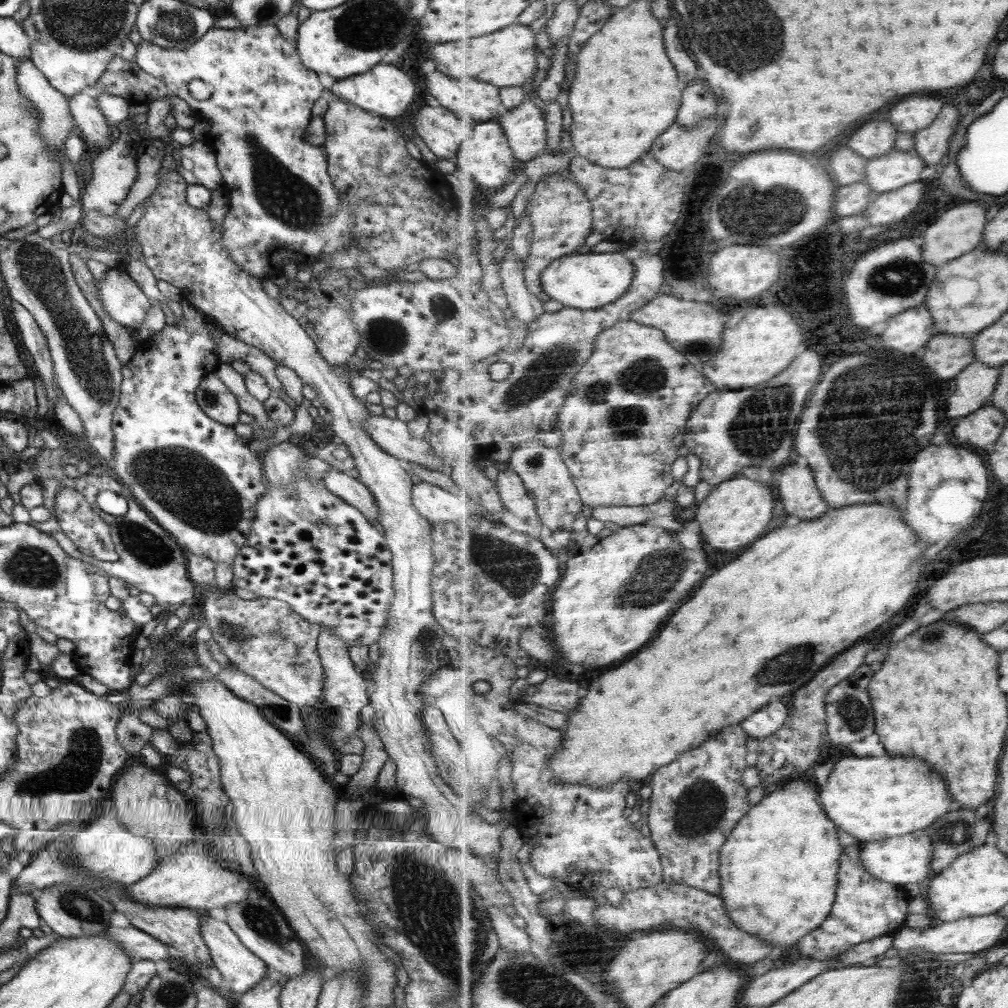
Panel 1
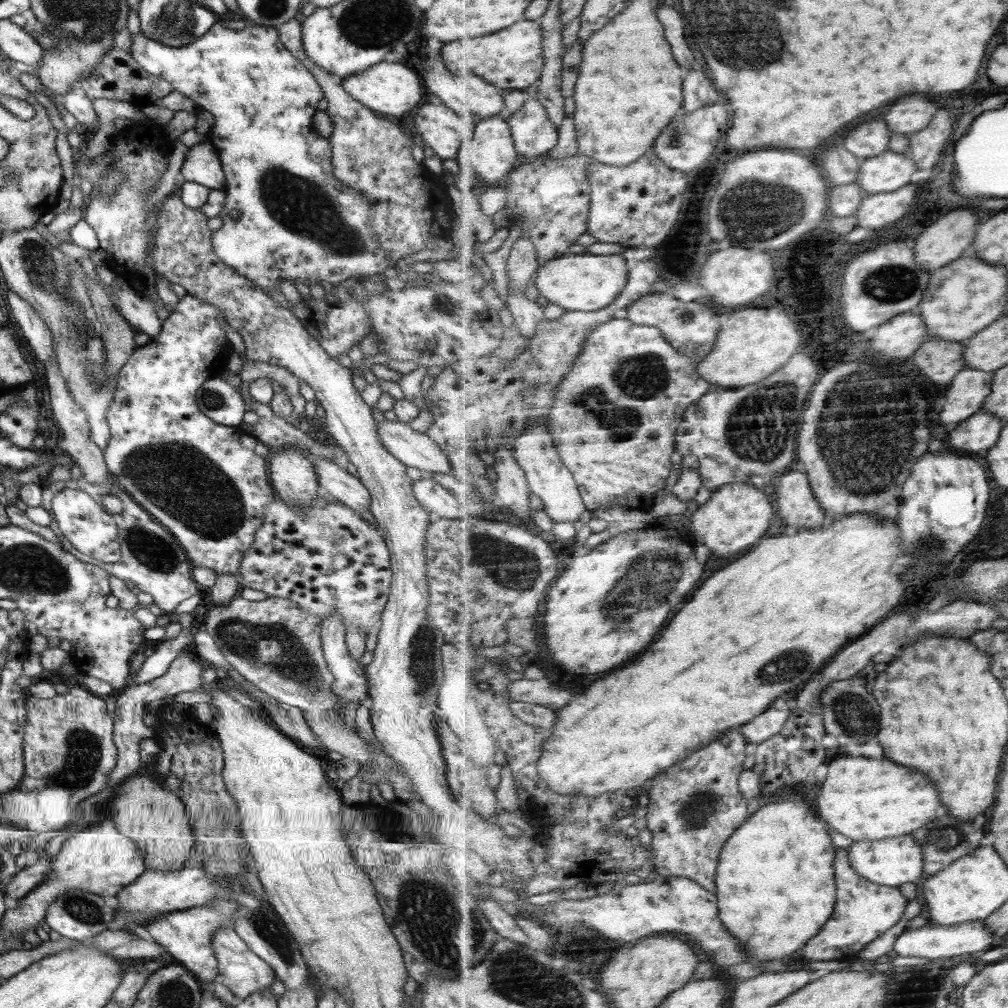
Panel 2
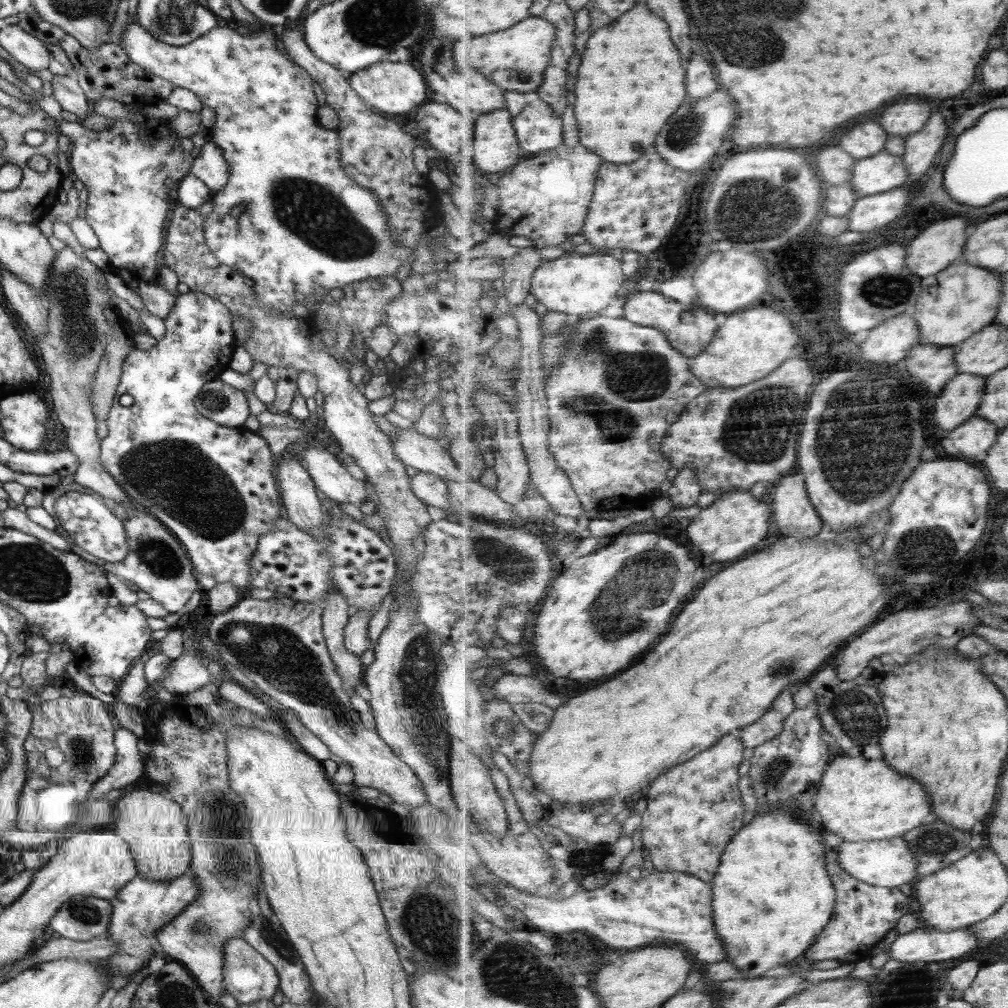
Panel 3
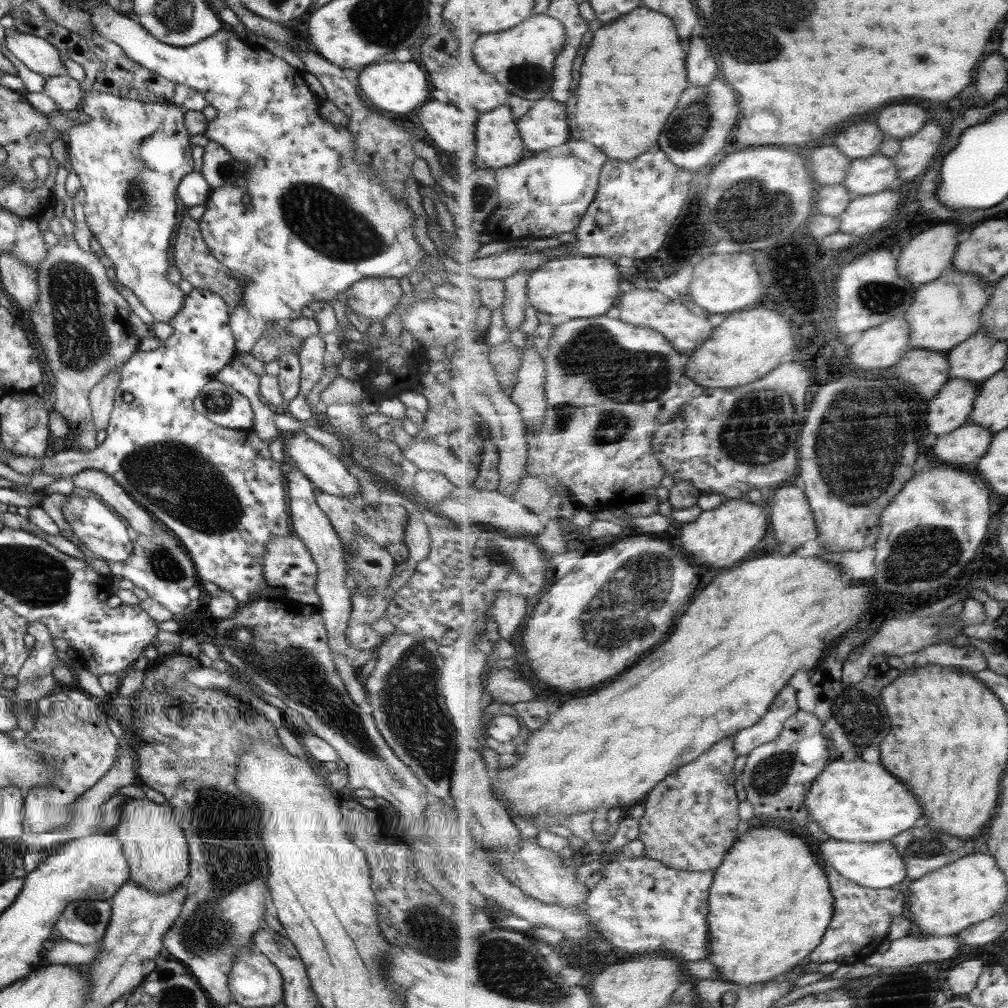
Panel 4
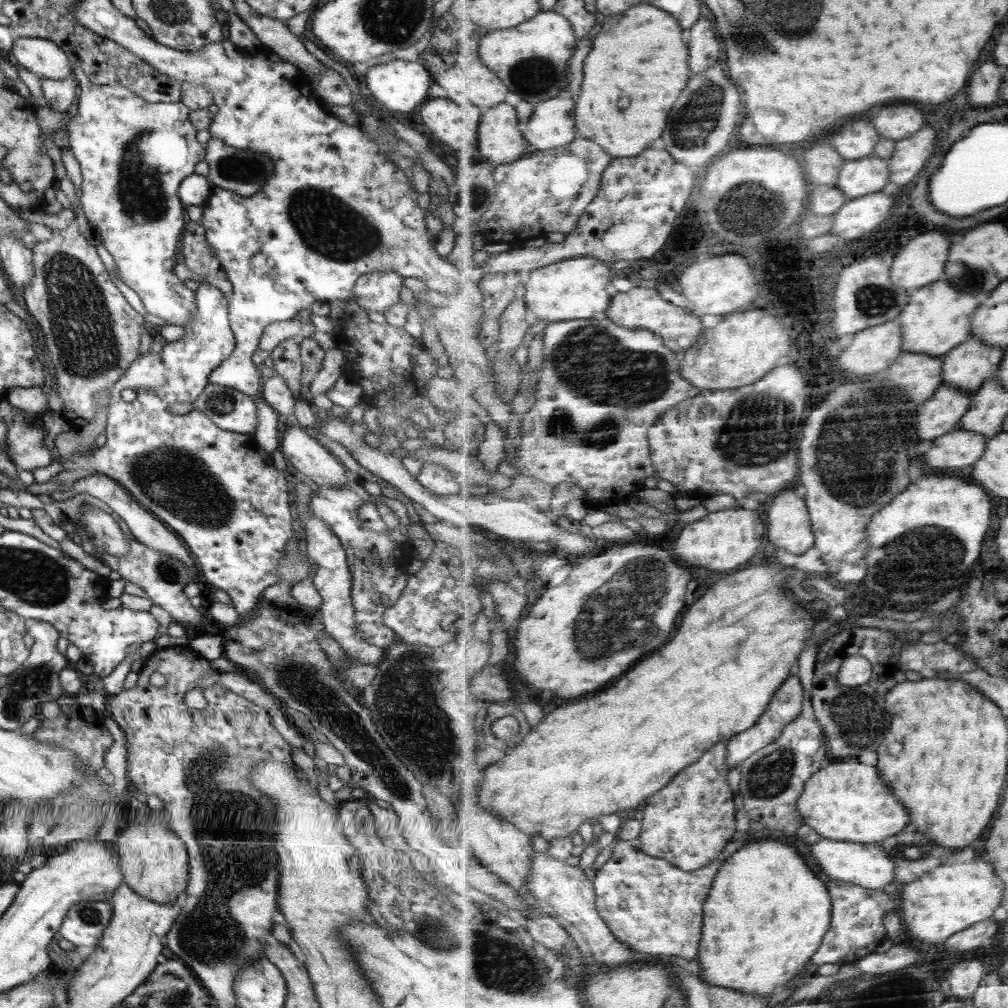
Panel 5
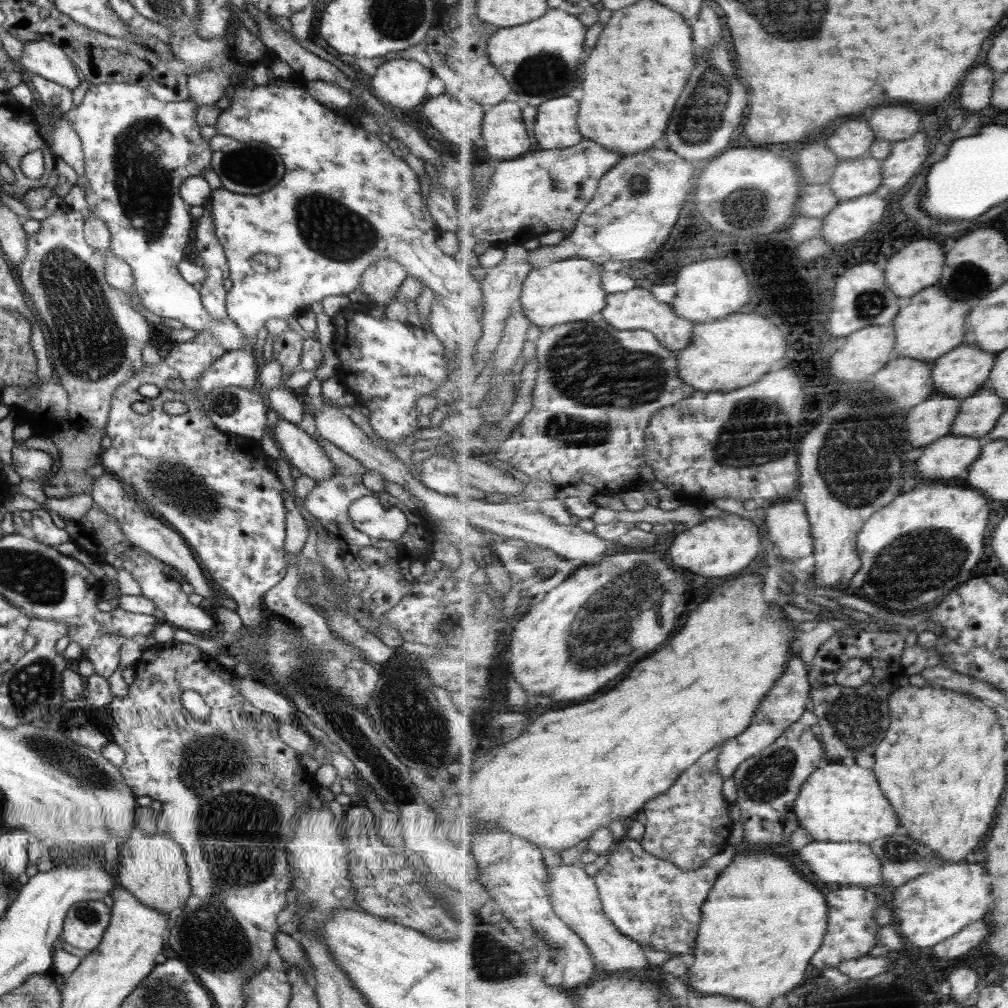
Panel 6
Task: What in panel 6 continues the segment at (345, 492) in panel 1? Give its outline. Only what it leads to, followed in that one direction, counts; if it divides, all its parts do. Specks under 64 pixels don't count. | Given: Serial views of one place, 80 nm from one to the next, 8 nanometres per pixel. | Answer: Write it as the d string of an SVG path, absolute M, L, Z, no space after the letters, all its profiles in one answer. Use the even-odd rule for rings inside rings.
M277 417L273 439L279 444L284 459L295 470L317 482L330 480L336 473L336 466L325 456L319 438L304 432L297 424Z

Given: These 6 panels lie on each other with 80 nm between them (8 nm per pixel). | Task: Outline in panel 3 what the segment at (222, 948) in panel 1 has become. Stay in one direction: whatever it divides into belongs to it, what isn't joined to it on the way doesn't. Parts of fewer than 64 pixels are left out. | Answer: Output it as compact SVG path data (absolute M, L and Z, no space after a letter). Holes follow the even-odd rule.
M232 938L223 947L223 988L237 1002L248 1004L257 1000L272 999L278 989L280 977L277 970L255 948L247 944L243 938Z

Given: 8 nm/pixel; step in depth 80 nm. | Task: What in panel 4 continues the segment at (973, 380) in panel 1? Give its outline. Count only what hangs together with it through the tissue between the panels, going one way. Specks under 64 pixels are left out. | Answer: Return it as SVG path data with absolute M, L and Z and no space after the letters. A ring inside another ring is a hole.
M952 378L944 386L943 392L938 397L930 401L928 405L928 415L926 415L926 424L928 432L937 436L948 435L963 427L972 420L971 416L975 412L975 406L980 397L981 385L965 378Z

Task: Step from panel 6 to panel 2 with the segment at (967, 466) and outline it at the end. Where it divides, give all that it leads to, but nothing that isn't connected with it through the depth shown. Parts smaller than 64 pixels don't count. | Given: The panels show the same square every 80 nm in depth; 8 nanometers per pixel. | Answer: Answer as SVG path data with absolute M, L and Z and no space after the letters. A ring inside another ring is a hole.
M986 410L979 411L966 421L961 421L950 434L954 450L962 450L968 454L989 452L999 443L1005 424L996 414Z

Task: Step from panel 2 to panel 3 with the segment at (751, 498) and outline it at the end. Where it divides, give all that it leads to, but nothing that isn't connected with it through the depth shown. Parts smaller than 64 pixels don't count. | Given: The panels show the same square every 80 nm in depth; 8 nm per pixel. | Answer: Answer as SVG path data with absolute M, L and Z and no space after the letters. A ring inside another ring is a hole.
M736 489L722 494L709 507L703 508L699 515L696 515L688 527L688 539L692 540L689 546L698 548L702 552L714 554L718 562L738 560L744 558L748 552L756 550L760 542L764 542L770 534L770 520L773 510L770 506L759 500L754 494Z

